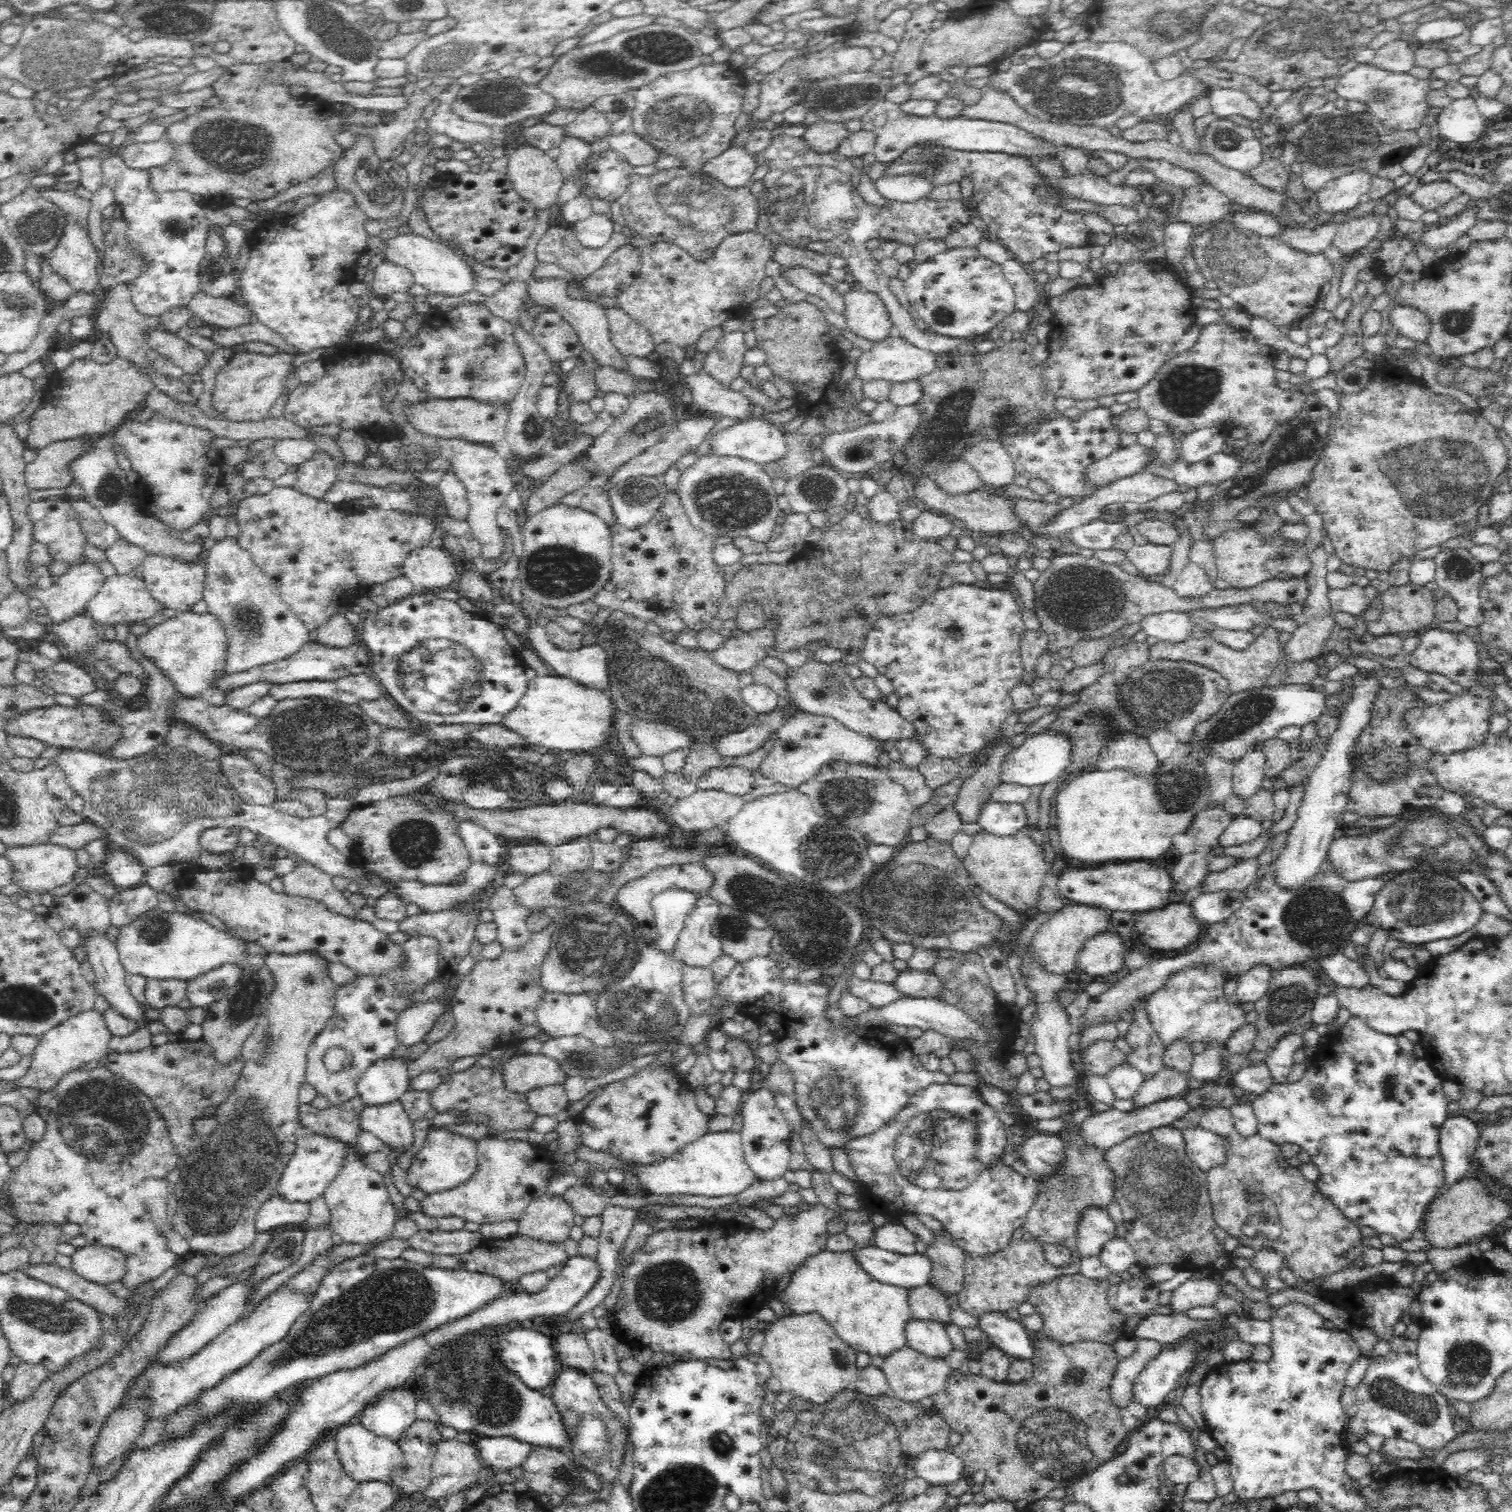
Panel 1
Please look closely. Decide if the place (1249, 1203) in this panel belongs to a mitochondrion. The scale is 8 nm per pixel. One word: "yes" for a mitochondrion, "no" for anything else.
yes

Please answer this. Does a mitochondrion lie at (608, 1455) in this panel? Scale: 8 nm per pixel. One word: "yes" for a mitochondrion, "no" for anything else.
no

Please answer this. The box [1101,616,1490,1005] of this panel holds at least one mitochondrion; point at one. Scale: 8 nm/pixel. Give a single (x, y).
(1173, 694)

